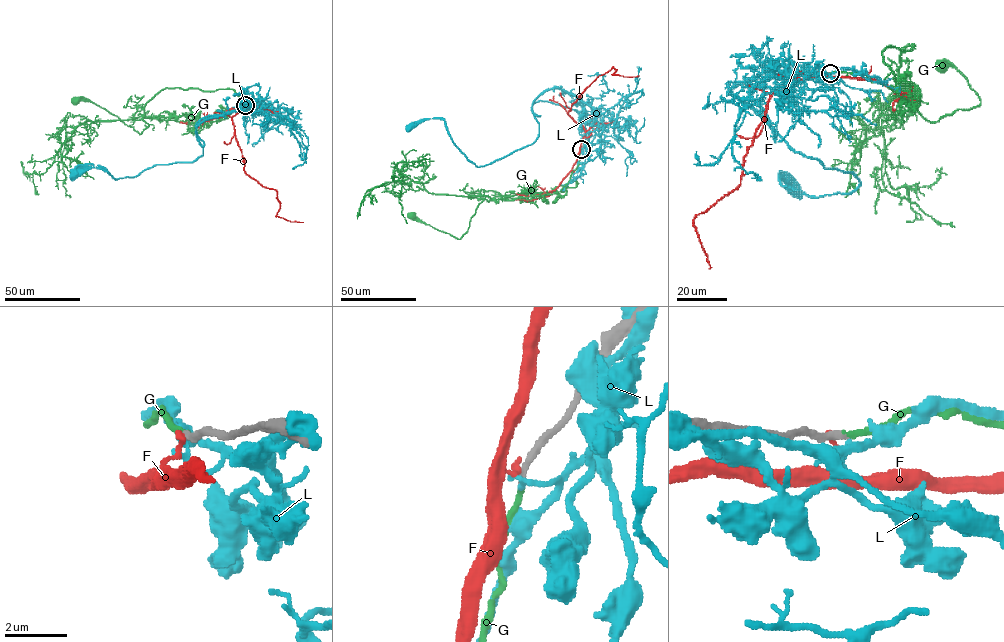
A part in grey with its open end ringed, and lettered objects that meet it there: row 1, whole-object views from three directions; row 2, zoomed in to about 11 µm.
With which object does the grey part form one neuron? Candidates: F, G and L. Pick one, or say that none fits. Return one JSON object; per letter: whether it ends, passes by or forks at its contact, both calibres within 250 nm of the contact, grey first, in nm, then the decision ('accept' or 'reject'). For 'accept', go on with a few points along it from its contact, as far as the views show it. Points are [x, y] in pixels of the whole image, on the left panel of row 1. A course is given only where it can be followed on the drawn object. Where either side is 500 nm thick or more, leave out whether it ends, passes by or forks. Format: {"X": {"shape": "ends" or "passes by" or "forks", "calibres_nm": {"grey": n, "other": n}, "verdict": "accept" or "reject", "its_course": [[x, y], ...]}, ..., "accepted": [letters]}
{"F": {"shape": "ends", "calibres_nm": {"grey": 260, "other": 170}, "verdict": "reject"}, "G": {"shape": "ends", "calibres_nm": {"grey": 220, "other": 180}, "verdict": "accept", "its_course": [[245, 104], [214, 121], [146, 117], [142, 119], [149, 126], [139, 134], [93, 103], [76, 101]]}, "L": {"shape": "ends", "calibres_nm": {"grey": 200, "other": 160}, "verdict": "reject"}, "accepted": ["G"]}

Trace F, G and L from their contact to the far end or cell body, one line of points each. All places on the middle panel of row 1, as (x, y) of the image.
F: (581, 148), (584, 128), (568, 114), (571, 105), (599, 76), (613, 66), (616, 70), (613, 75), (639, 75)
G: (581, 148), (578, 165), (557, 192), (511, 200), (478, 196), (485, 198), (460, 239), (416, 221), (412, 214)
L: (581, 148), (586, 116), (542, 100), (532, 105), (534, 142), (480, 166), (453, 142), (443, 119), (411, 127)

